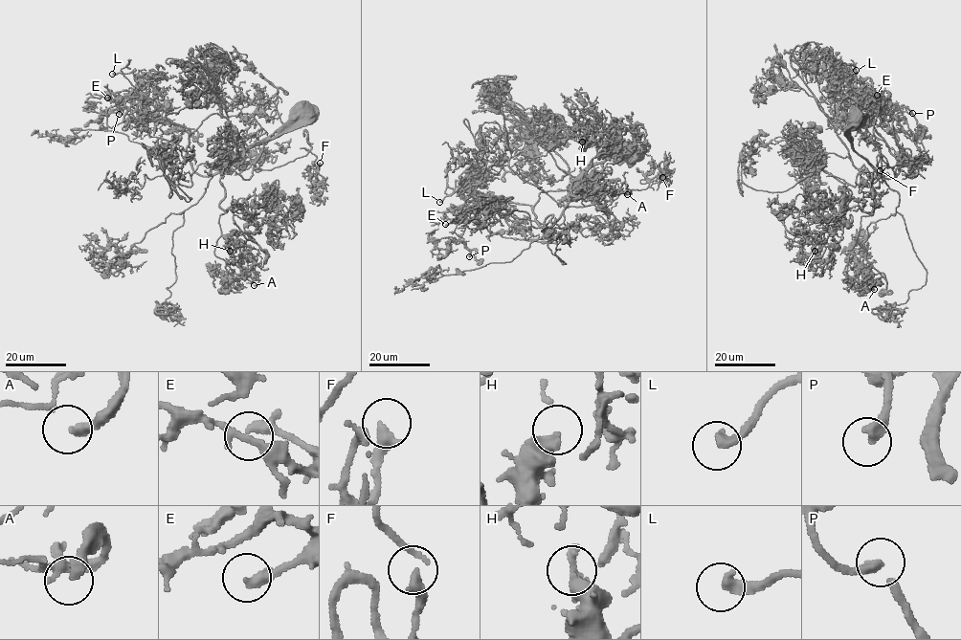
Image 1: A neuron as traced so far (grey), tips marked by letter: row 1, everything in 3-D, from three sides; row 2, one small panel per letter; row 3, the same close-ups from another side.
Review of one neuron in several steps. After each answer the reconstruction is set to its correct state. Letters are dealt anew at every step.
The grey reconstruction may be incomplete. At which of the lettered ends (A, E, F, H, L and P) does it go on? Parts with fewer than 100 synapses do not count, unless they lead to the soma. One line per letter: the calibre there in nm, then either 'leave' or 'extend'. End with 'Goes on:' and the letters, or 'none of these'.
A: 320 nm | leave
E: 320 nm | leave
F: 360 nm | leave
H: 320 nm | leave
L: 320 nm | leave
P: 340 nm | extend
Goes on: P

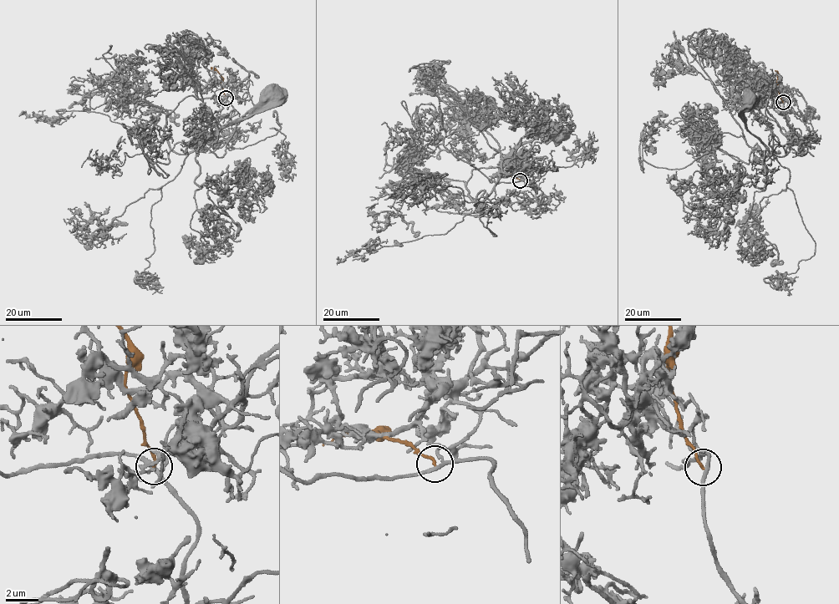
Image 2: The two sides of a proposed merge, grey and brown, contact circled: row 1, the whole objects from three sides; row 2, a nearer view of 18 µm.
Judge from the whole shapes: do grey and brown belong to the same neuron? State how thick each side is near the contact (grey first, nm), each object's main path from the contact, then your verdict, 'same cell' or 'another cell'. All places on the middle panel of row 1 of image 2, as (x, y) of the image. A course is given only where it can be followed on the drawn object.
200/170 nm | grey via (520, 180), (497, 183), (473, 170), (466, 188), (470, 196), (480, 202), (515, 149), (544, 134), (559, 131) | brown via (520, 180), (508, 175), (496, 175) | another cell

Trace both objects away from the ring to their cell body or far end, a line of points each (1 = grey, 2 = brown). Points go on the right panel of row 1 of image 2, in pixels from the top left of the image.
1: (784, 103), (765, 97), (760, 103), (788, 139), (783, 155), (773, 155), (749, 132), (746, 103)
2: (783, 103), (775, 70)

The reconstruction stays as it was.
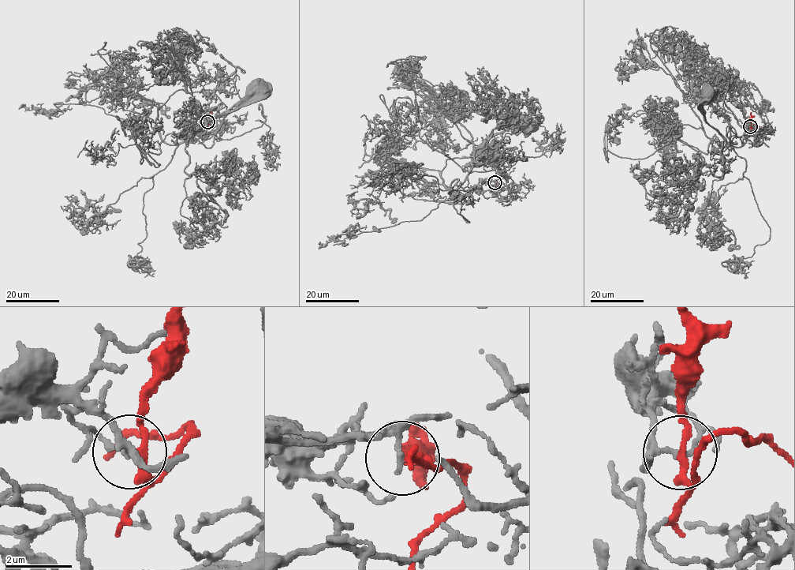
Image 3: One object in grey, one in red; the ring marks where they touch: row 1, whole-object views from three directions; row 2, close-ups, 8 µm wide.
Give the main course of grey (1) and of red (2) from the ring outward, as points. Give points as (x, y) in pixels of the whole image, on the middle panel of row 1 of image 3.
1: (495, 182), (480, 181), (509, 184), (501, 169), (450, 159), (441, 174), (454, 190), (489, 139), (528, 123)
2: (495, 182), (500, 185), (495, 193)

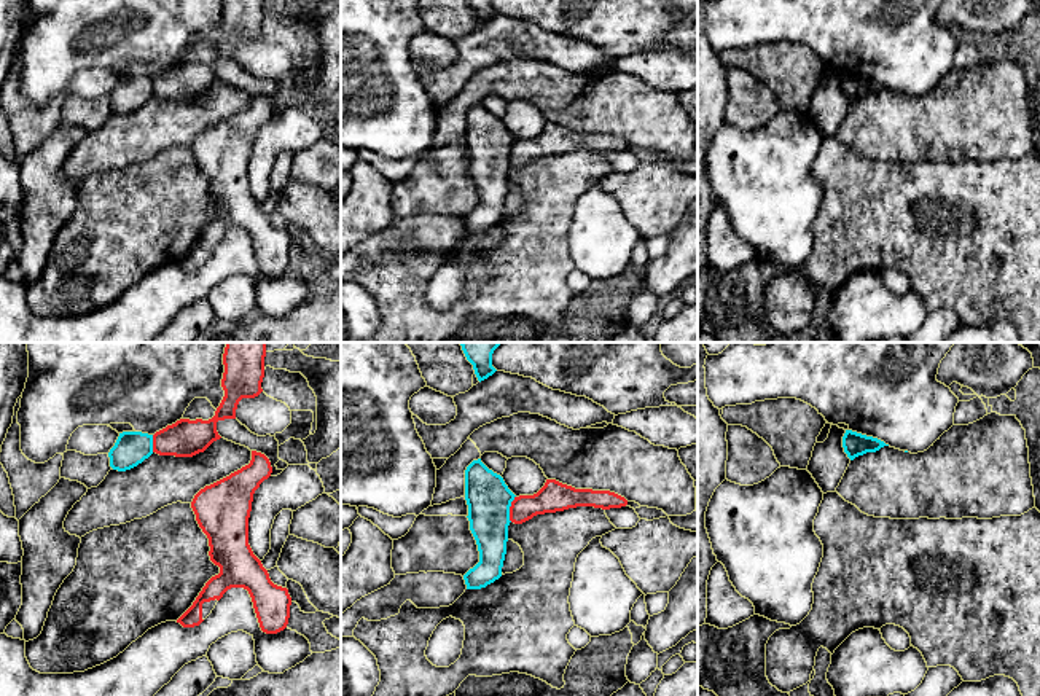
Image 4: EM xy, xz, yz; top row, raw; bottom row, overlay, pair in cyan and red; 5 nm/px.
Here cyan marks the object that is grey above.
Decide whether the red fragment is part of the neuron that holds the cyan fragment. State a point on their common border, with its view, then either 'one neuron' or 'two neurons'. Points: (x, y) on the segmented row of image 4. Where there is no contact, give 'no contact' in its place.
meets cyan in xz at (508, 508); two neurons

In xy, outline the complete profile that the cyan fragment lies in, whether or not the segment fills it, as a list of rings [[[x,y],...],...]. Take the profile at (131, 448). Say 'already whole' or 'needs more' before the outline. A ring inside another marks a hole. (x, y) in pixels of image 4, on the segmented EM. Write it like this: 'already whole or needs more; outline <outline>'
already whole; outline [[[142,432],[119,433],[115,446],[110,449],[110,467],[118,471],[126,471],[153,454],[153,435]]]

